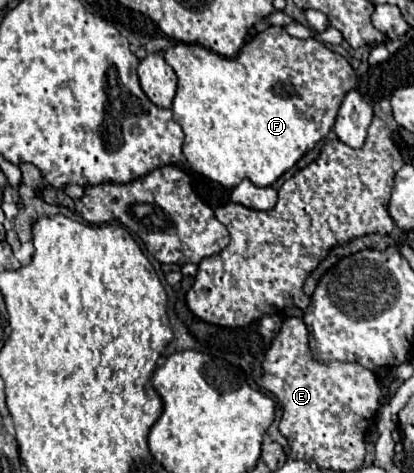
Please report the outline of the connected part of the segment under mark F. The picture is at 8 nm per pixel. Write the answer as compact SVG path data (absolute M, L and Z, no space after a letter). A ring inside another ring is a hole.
M269 26L267 30L259 32L253 40L249 40L237 58L221 58L219 54L203 48L203 46L197 46L197 44L175 44L171 48L165 50L165 62L175 70L177 78L179 78L179 84L177 84L177 94L175 94L175 110L173 110L173 116L175 120L181 124L183 128L183 154L187 158L187 162L191 164L191 168L203 176L207 176L209 180L213 182L219 182L221 186L225 188L235 188L243 178L249 178L253 184L257 186L271 186L273 182L277 182L287 170L291 170L309 150L315 148L317 142L321 142L329 130L333 128L335 124L335 118L337 118L337 112L339 112L339 106L341 106L341 100L345 98L345 94L349 90L353 90L357 86L357 76L355 76L355 70L351 68L351 64L337 52L329 50L325 44L321 44L319 40L315 38L307 38L307 40L299 40L299 38L293 38L289 36L281 26Z

